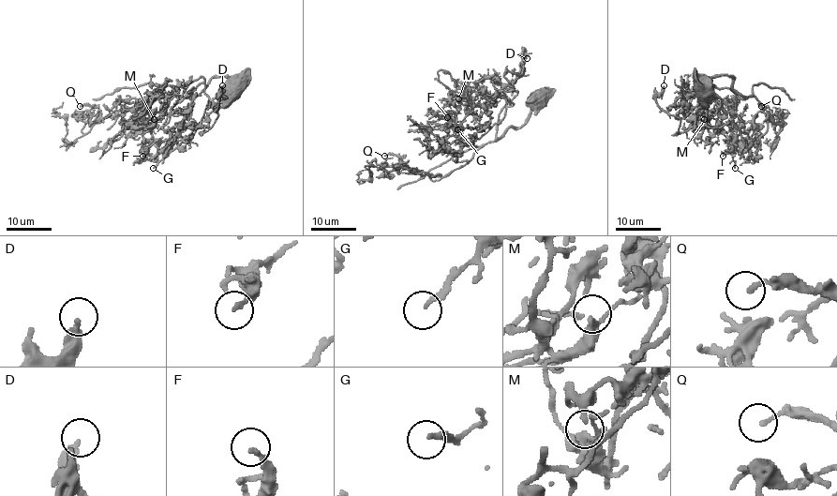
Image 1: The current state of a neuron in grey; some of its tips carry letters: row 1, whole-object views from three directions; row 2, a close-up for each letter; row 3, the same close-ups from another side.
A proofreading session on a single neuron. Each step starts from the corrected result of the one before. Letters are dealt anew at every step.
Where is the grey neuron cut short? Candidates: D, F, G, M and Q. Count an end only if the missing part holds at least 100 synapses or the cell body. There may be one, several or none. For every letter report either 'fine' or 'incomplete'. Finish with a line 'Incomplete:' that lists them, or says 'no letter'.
D: fine
F: fine
G: fine
M: fine
Q: fine
Incomplete: no letter

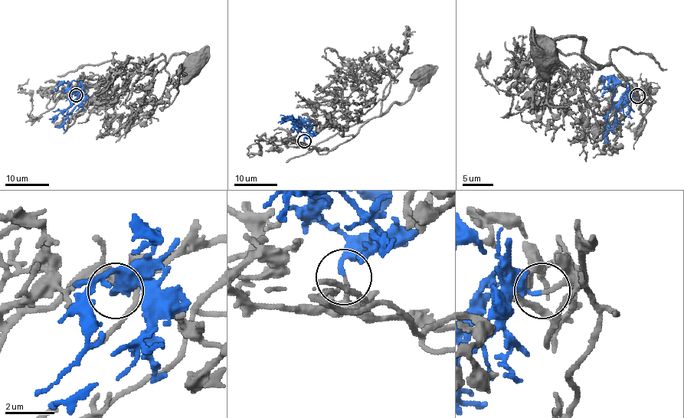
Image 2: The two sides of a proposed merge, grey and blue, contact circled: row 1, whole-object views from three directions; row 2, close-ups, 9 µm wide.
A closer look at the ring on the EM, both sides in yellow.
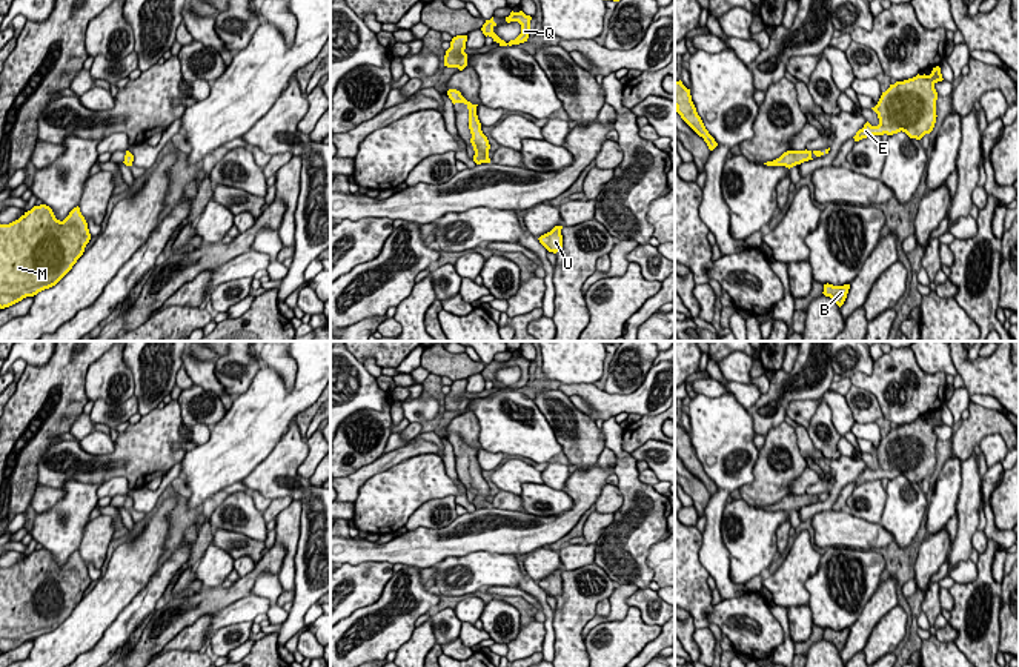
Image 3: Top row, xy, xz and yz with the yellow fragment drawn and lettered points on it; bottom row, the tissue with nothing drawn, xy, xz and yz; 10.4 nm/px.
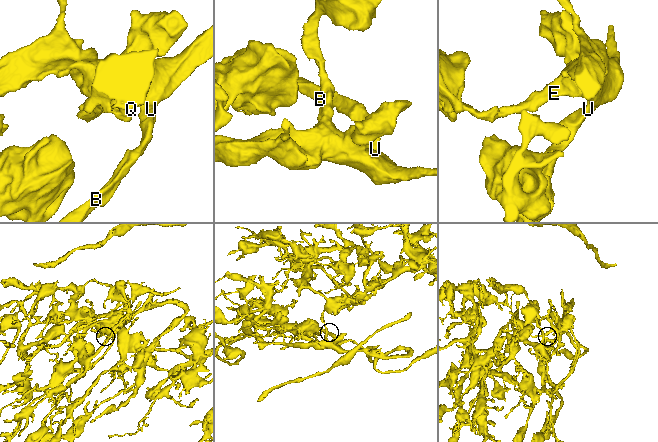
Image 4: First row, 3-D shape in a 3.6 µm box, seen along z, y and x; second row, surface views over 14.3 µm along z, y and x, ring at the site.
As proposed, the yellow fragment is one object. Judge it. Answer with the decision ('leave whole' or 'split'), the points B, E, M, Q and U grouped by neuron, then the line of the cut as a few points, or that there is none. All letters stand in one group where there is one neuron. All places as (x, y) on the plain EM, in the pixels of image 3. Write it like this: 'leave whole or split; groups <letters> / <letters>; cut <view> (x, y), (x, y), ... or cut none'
leave whole; groups B E M Q U; cut none

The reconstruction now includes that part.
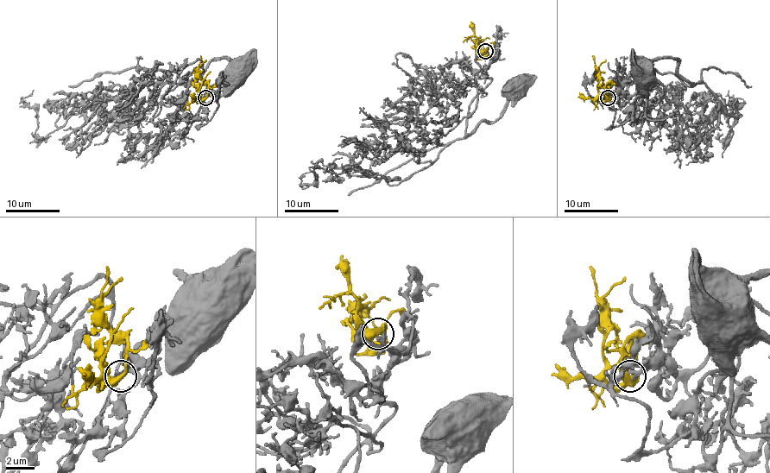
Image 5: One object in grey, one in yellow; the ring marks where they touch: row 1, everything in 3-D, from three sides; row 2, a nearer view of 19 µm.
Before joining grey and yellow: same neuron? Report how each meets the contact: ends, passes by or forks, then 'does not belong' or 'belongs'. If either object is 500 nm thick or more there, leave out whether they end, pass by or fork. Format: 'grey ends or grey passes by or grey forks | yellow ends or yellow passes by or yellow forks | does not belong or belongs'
grey forks | yellow forks | belongs

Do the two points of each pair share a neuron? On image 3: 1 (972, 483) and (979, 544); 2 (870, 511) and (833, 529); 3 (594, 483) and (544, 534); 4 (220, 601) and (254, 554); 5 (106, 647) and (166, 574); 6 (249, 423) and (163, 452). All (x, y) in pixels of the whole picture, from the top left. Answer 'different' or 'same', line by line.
1: different
2: different
3: same
4: different
5: same
6: different

